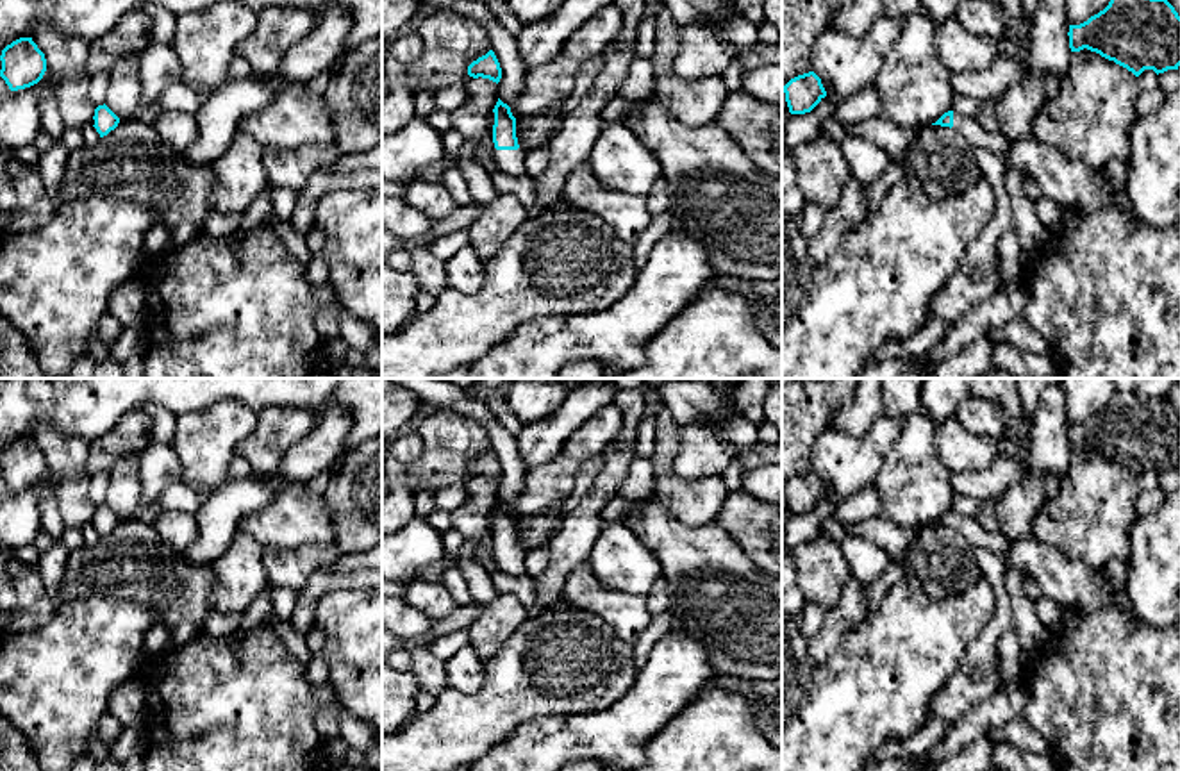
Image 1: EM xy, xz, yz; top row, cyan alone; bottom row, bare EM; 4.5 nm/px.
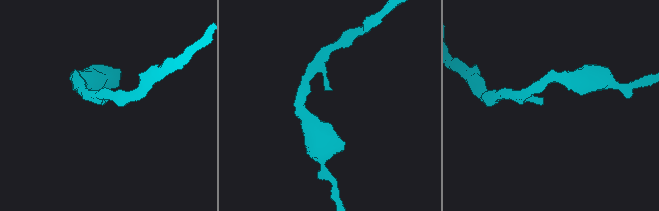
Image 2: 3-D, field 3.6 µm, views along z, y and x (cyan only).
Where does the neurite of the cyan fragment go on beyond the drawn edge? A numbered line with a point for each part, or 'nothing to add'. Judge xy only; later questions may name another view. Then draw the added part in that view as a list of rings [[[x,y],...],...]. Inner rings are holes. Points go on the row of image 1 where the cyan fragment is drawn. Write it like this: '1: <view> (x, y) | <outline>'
nothing to add

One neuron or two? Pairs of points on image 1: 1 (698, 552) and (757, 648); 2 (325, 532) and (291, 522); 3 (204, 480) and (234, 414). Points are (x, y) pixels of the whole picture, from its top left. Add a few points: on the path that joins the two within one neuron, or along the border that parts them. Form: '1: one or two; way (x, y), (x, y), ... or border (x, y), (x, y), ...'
1: one; way (707, 575), (716, 591), (750, 625)
2: one; way (316, 527), (311, 522), (300, 522)
3: one; way (206, 464), (206, 443), (218, 431)

